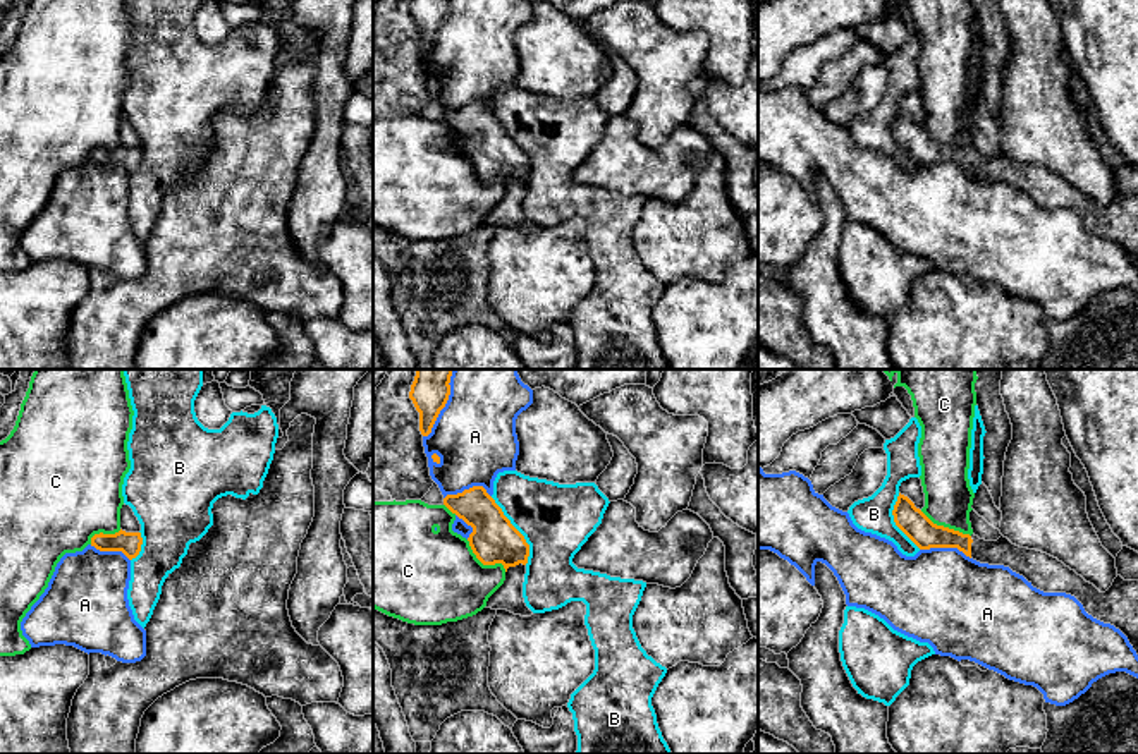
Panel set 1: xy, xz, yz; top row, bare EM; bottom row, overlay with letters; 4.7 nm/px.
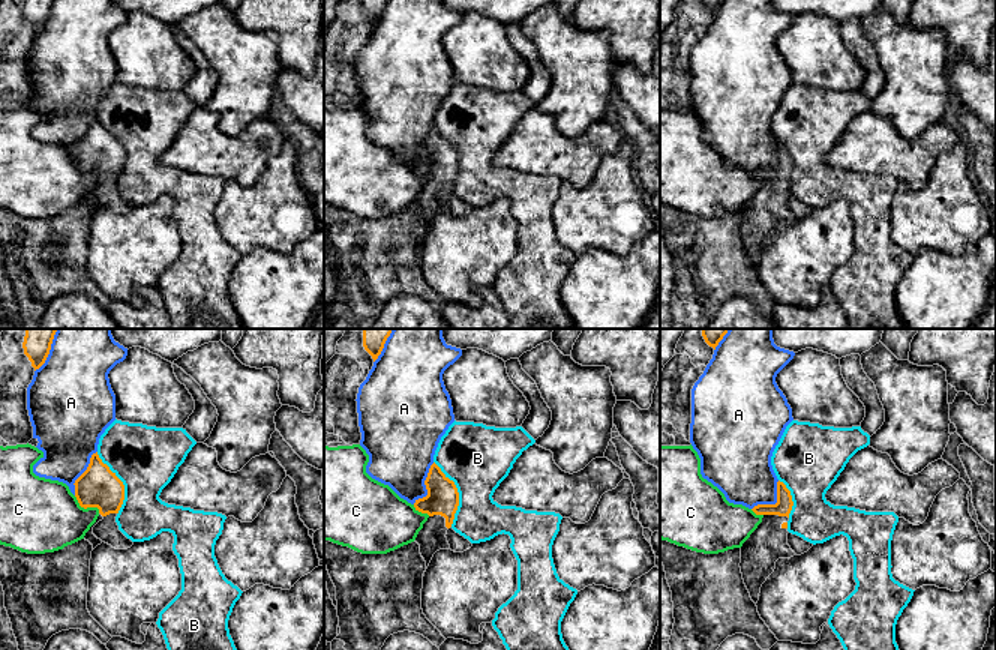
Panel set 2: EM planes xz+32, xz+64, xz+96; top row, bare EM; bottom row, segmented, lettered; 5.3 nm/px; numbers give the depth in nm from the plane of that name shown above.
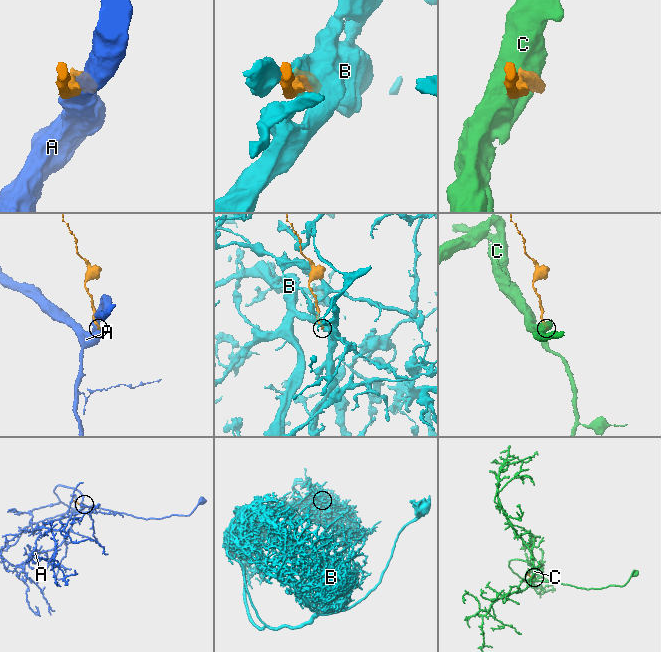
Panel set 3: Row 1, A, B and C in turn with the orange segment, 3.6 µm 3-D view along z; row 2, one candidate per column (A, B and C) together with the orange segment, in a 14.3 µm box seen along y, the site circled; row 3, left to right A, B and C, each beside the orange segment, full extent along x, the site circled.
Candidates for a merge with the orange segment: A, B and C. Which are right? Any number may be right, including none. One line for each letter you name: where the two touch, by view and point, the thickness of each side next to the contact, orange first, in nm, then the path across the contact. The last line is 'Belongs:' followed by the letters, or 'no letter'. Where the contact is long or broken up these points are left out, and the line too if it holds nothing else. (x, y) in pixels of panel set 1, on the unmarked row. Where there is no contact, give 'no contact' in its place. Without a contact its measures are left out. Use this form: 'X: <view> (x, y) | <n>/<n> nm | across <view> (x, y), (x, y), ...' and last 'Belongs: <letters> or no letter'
Belongs: no letter

